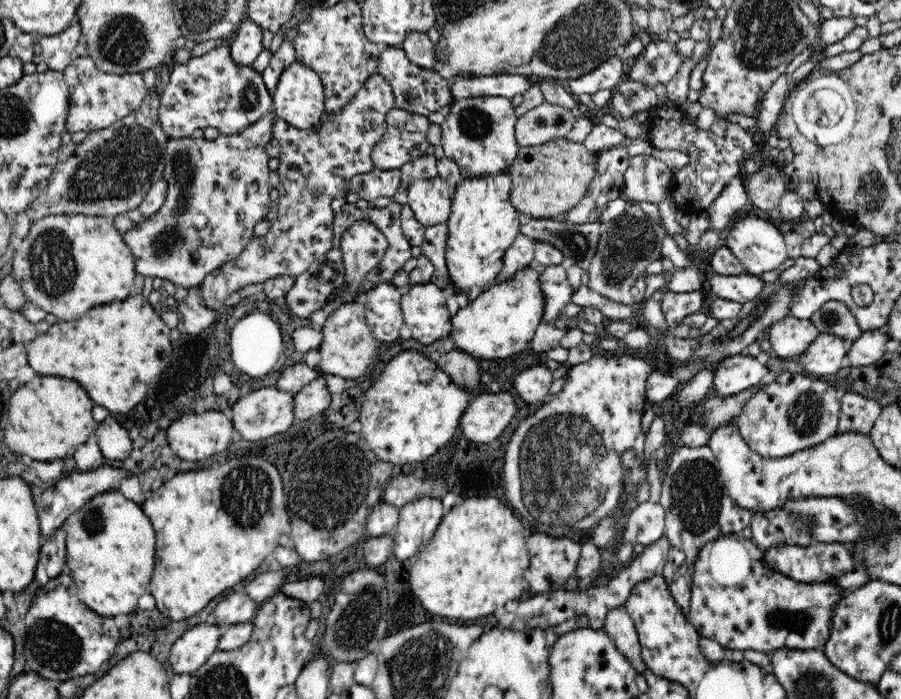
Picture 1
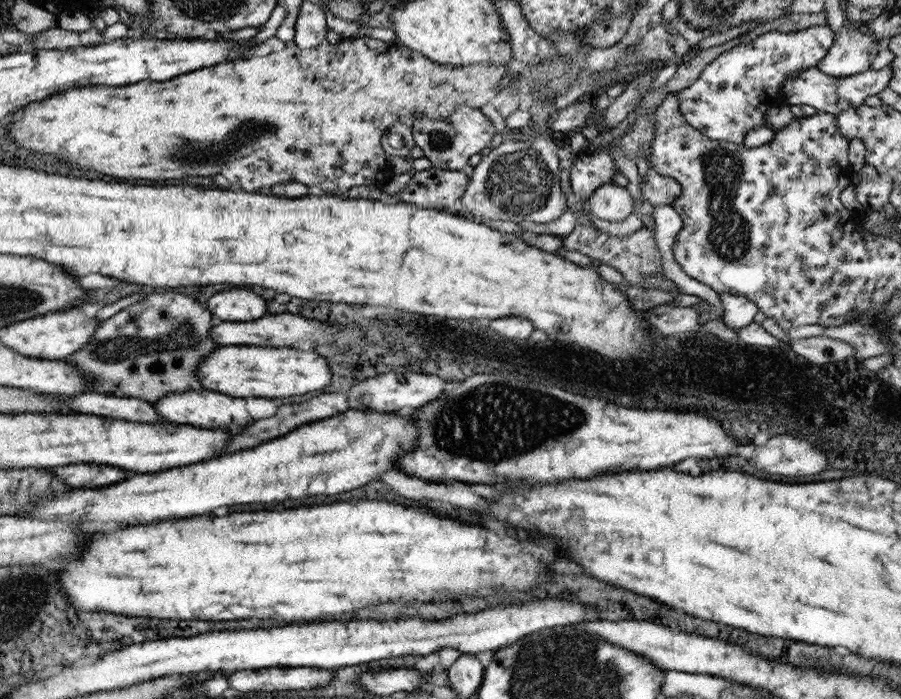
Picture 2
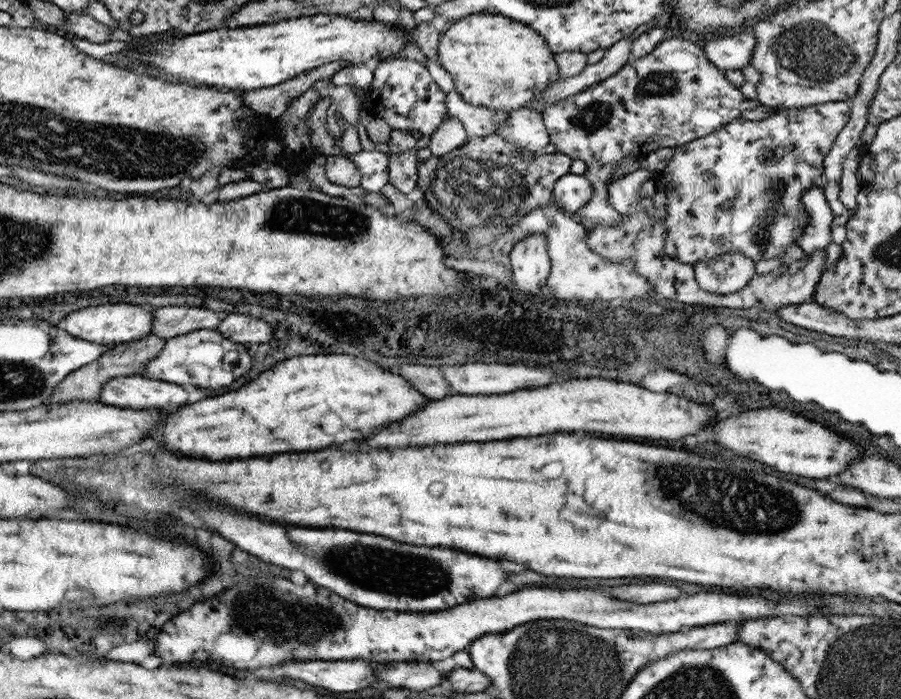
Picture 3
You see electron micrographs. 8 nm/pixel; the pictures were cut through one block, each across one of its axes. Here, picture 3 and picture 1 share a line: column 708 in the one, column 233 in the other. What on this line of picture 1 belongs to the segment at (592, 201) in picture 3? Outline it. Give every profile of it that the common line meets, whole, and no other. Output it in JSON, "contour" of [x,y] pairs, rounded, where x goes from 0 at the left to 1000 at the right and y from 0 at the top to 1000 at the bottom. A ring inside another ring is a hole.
{"contour":[[[242,66],[208,89],[189,93],[189,119],[178,142],[175,175],[188,199],[212,196],[218,183],[236,180],[245,192],[264,192],[302,157],[303,140],[291,107],[277,94],[260,89],[255,70]]]}

